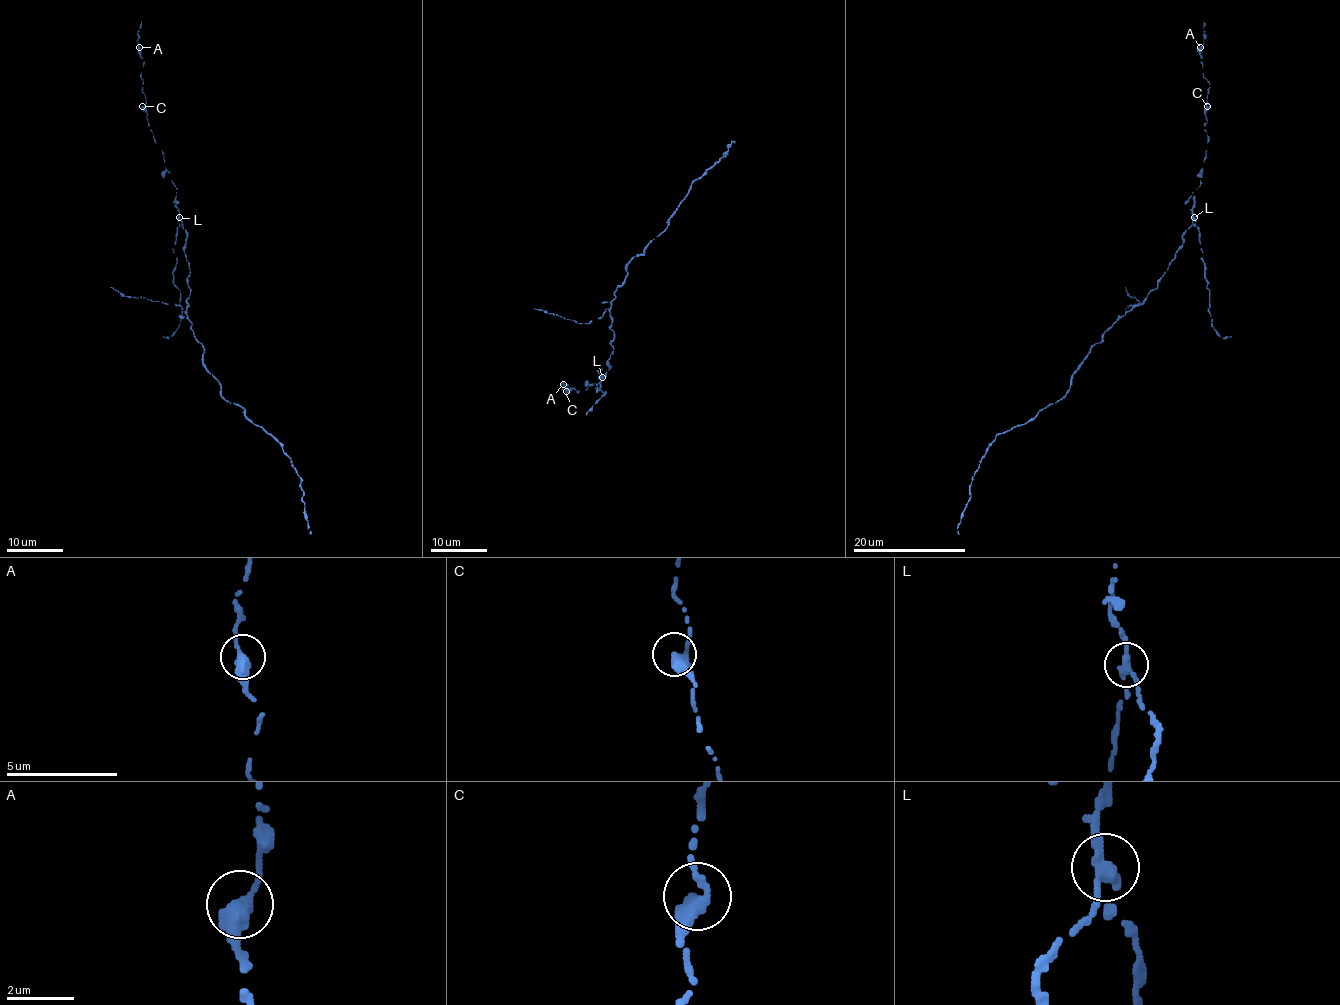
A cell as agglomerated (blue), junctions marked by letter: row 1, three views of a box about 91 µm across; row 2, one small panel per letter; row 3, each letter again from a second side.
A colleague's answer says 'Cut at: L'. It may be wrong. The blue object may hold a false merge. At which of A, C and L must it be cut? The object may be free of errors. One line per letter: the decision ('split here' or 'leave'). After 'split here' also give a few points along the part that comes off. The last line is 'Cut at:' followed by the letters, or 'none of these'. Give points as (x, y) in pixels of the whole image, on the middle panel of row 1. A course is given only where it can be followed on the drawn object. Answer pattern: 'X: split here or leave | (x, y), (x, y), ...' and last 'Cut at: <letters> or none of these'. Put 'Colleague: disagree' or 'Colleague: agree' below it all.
A: leave
C: leave
L: split here | (602, 377), (596, 384), (601, 387), (596, 391), (605, 392), (587, 415)
Cut at: L
Colleague: agree

